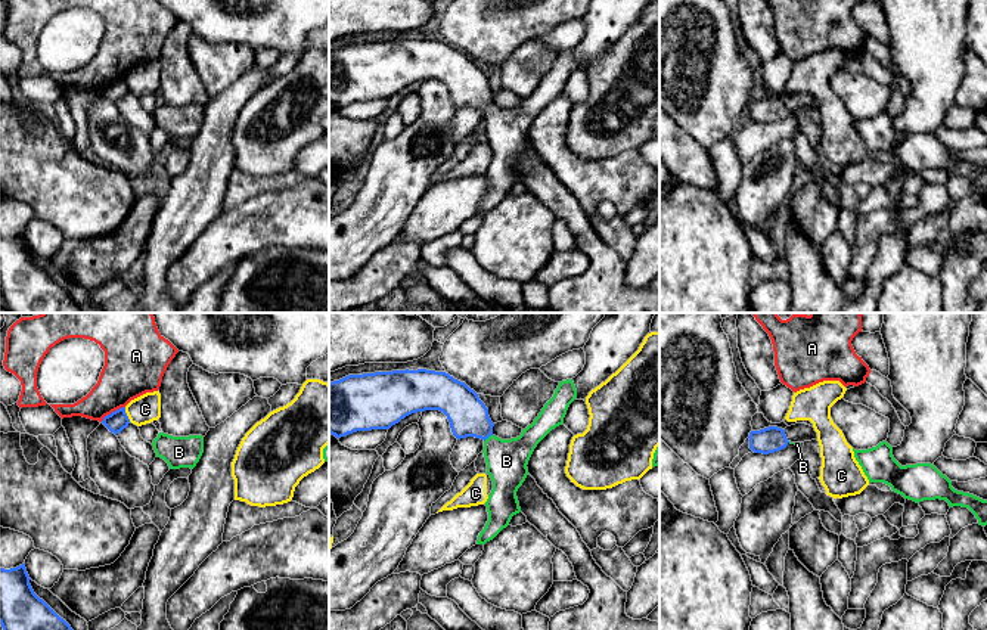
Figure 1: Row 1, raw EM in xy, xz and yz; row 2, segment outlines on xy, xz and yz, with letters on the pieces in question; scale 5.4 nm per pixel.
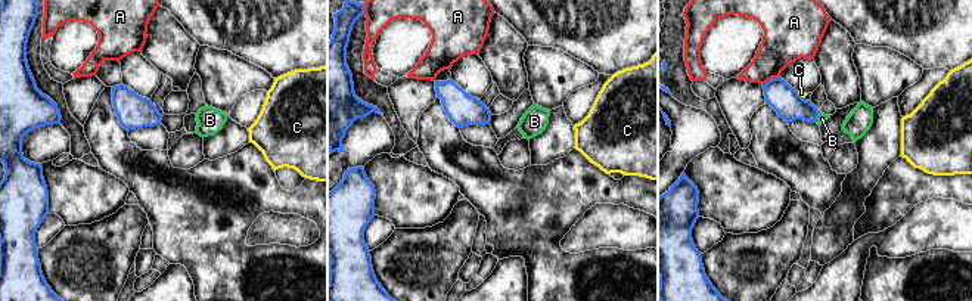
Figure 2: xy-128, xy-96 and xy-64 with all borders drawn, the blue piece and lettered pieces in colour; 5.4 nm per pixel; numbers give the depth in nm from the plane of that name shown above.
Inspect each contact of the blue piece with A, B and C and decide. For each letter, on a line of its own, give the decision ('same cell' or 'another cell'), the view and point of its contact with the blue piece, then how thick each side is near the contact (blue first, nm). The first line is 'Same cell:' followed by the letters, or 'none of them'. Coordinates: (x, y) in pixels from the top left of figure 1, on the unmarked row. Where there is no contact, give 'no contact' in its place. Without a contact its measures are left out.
Same cell: B
A: another cell; meets blue in xy at (112, 81); 110 nm thick on the blue side, 300 nm on the other
B: same cell; meets blue in xz at (487, 106); 220 nm thick on the blue side, 220 nm on the other
C: another cell; meets blue in xy at (126, 84); 110 nm thick on the blue side, 160 nm on the other

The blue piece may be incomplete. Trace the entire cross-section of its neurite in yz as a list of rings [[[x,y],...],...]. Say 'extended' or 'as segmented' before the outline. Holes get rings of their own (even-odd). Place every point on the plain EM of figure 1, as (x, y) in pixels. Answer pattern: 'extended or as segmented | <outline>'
as segmented | [[[769,96],[760,100],[749,102],[749,118],[754,122],[775,122],[788,115],[788,108],[785,105],[785,99],[778,96]]]

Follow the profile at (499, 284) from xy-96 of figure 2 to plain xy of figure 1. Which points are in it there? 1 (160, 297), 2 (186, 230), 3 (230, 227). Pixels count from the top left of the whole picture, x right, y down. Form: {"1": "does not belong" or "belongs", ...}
{"1": "does not belong", "2": "does not belong", "3": "belongs"}

